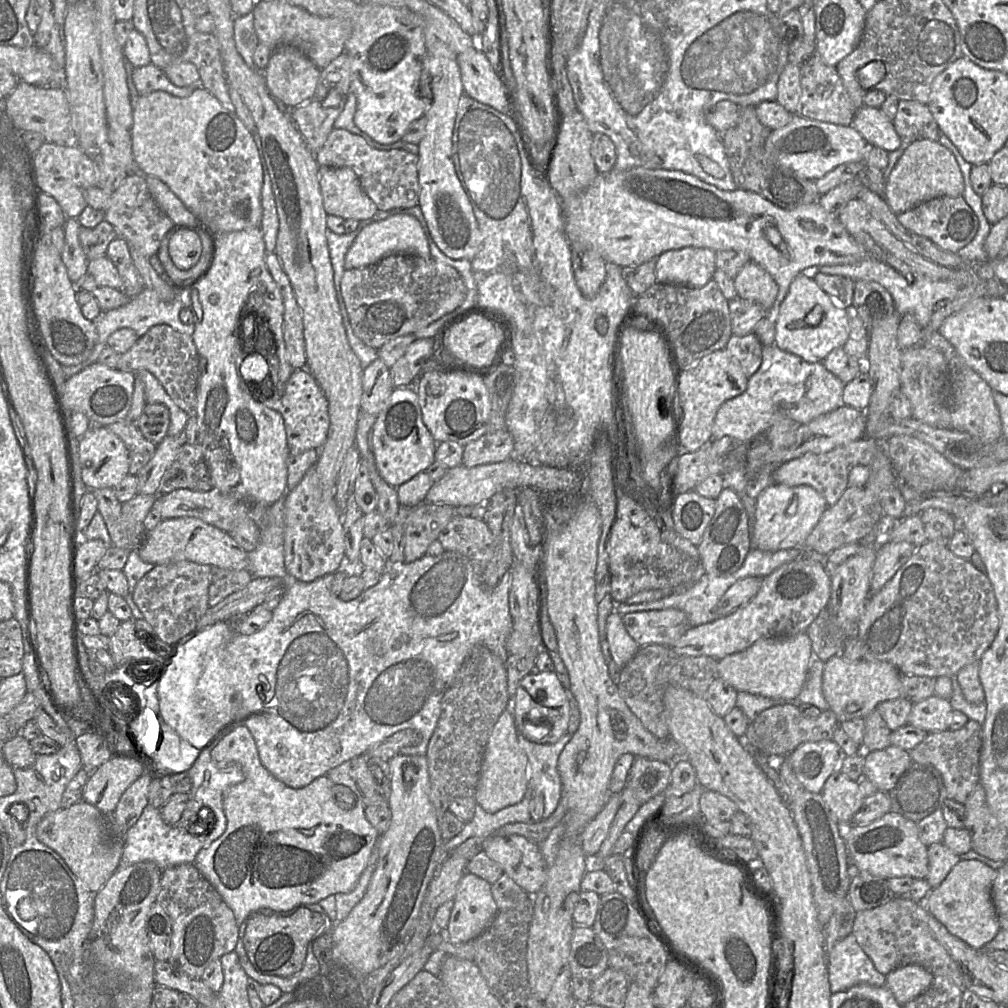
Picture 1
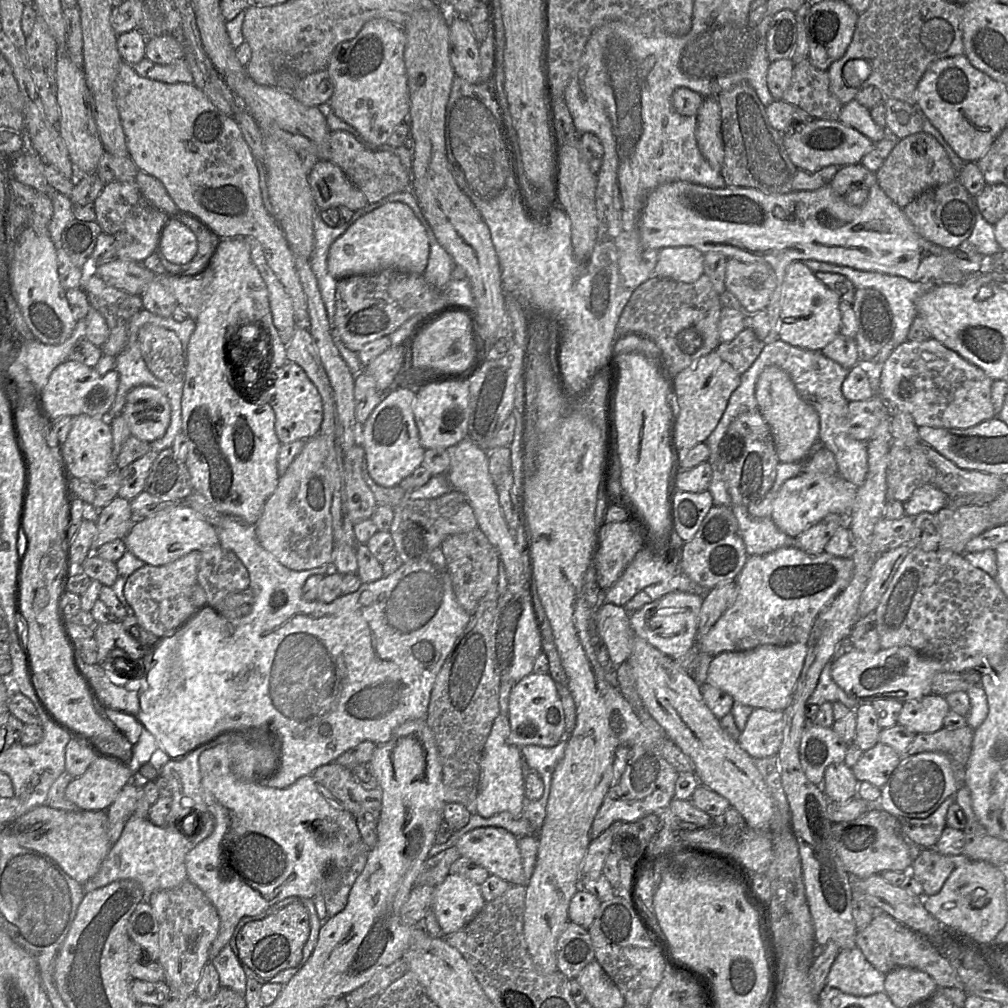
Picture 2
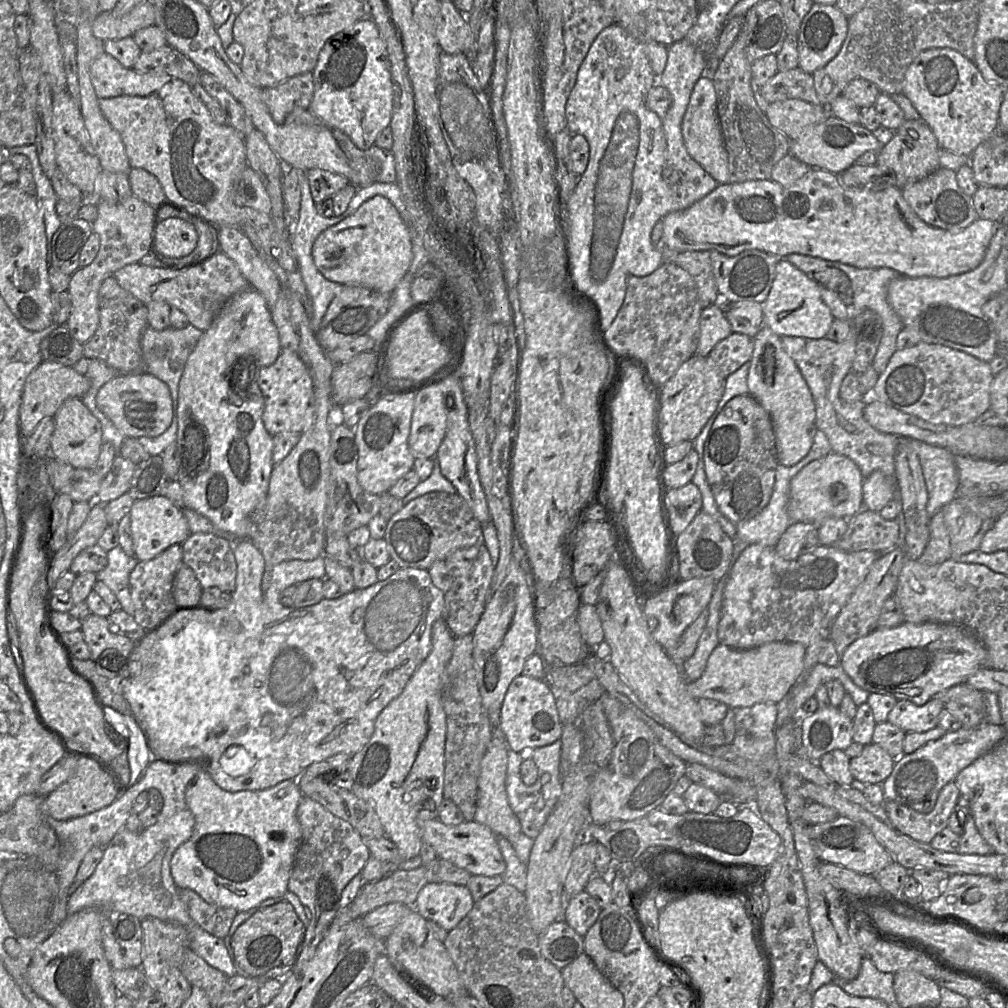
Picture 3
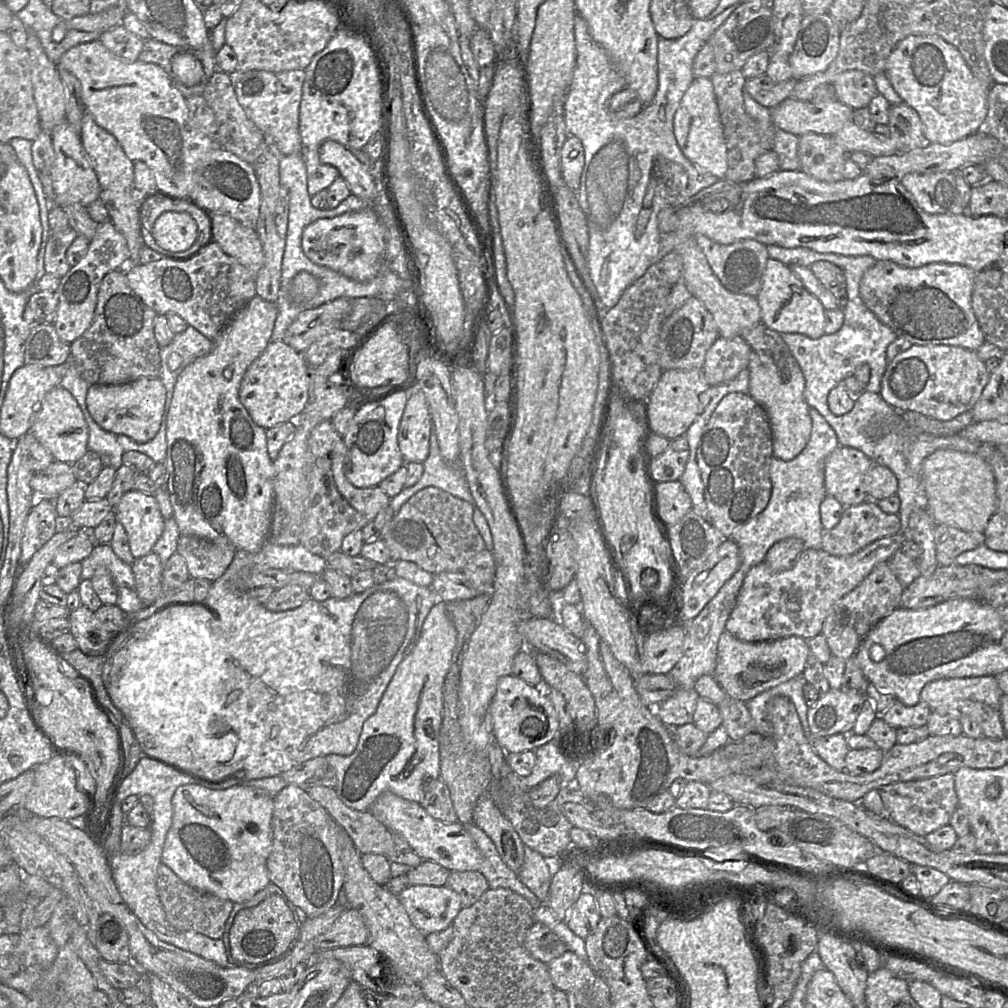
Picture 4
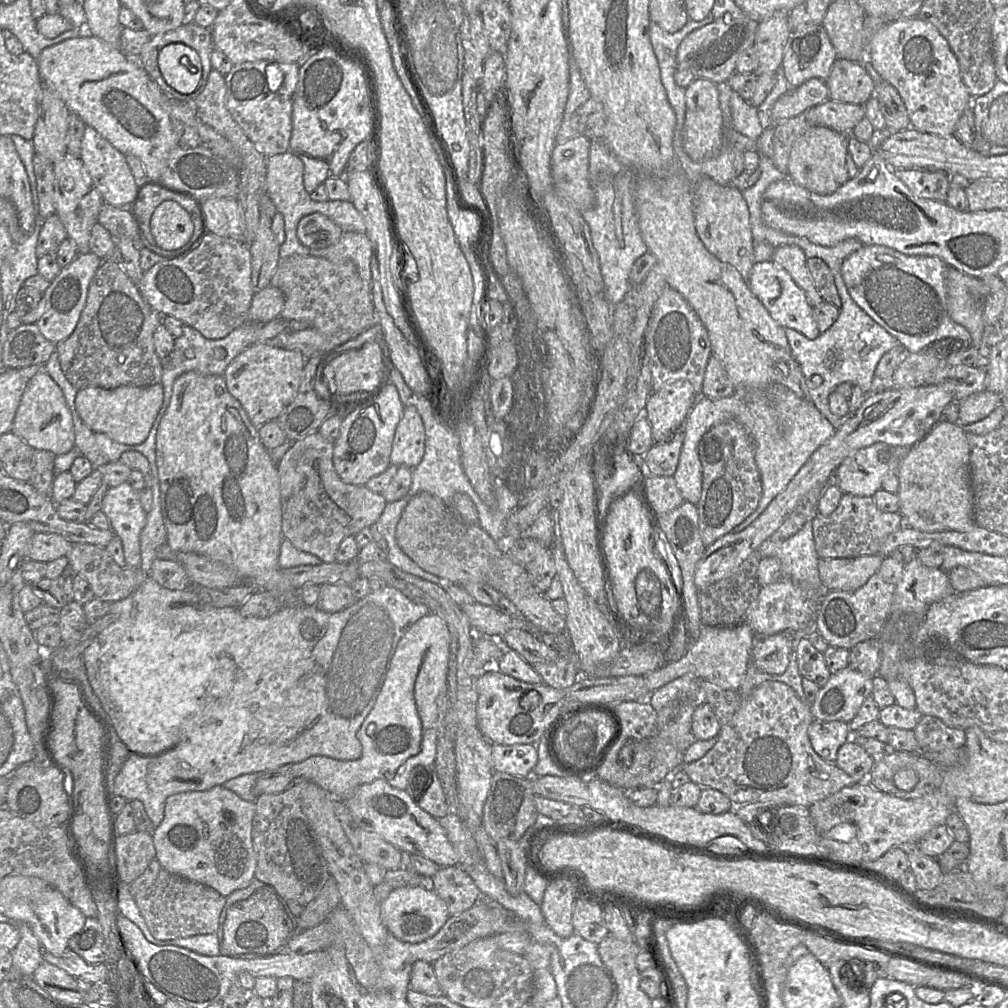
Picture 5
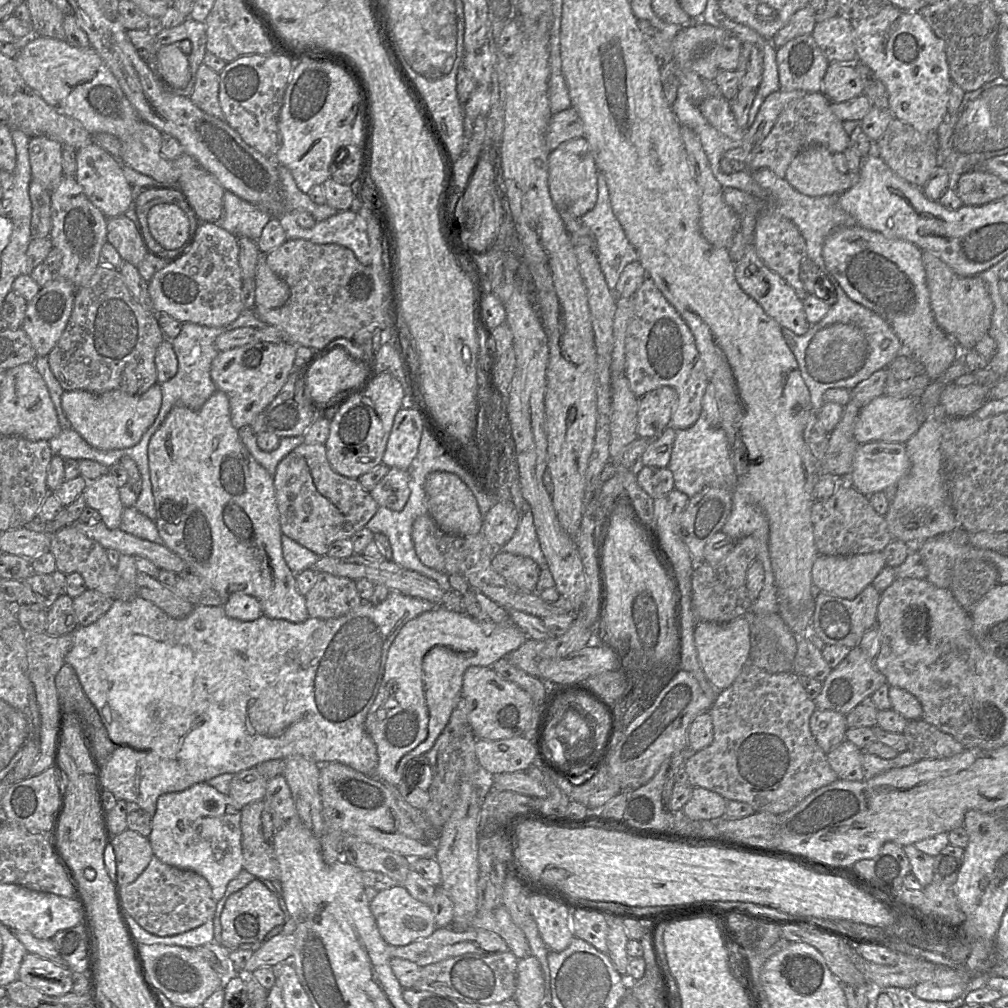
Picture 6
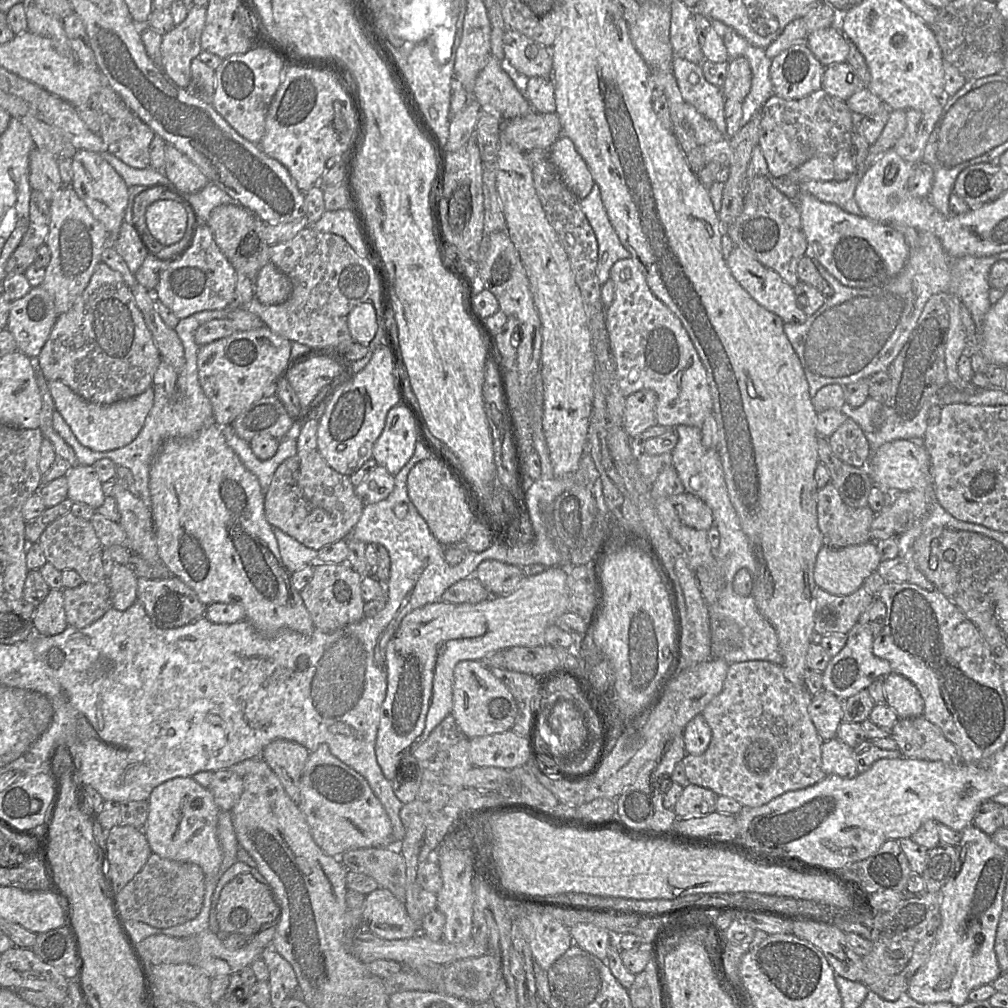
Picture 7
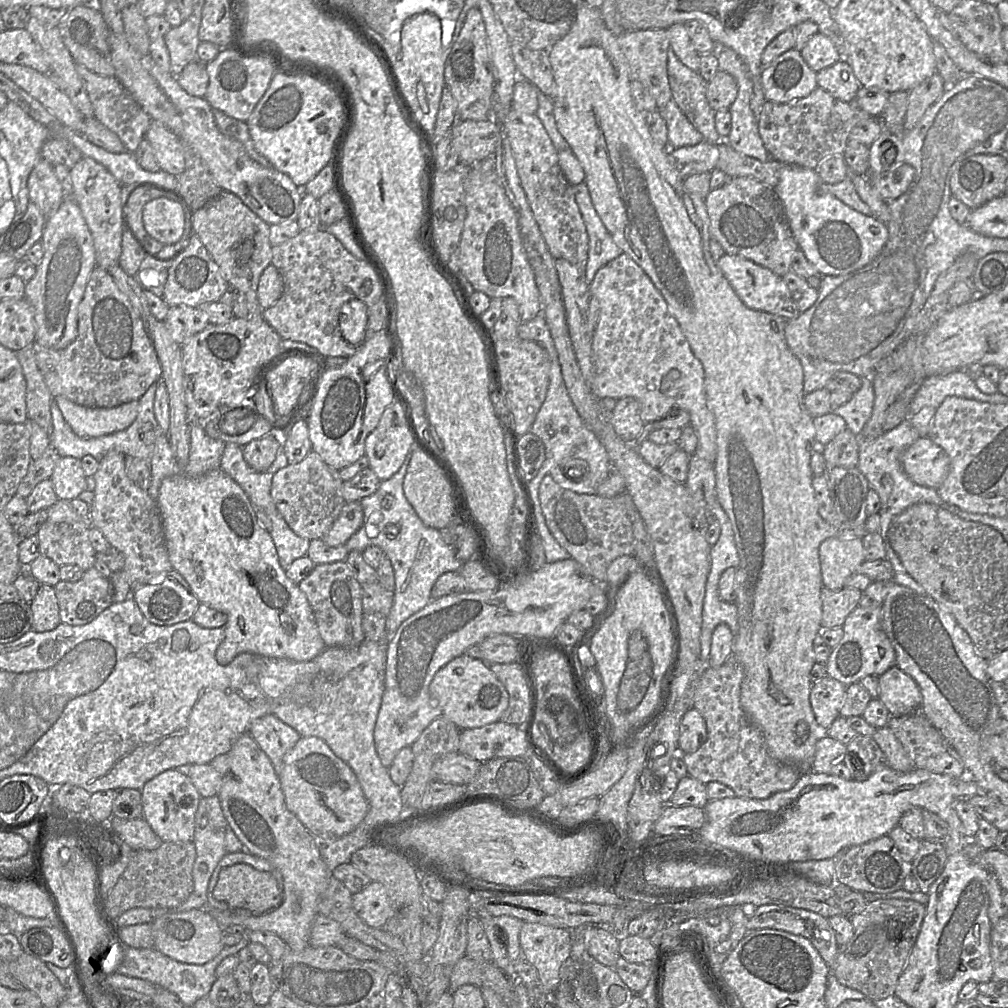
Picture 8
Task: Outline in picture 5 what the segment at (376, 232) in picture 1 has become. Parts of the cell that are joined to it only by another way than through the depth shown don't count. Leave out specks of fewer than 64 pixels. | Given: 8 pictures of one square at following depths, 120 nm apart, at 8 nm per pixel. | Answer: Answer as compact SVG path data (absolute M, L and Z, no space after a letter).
M320 213L305 215L297 227L298 239L311 249L325 248L336 243L342 232L334 221Z

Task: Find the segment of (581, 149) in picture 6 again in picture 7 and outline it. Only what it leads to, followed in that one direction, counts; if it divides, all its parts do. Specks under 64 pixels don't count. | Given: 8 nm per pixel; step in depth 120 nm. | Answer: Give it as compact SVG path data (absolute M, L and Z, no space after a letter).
M561 135L548 150L548 157L564 184L578 199L590 193L594 184L593 177L570 138Z

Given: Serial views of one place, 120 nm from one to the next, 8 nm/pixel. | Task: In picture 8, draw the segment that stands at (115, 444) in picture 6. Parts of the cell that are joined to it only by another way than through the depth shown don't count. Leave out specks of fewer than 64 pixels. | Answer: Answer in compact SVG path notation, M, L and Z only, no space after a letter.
M56 396L54 400L74 433L83 438L122 431L135 421L139 411L138 400L112 408L86 407L63 396Z

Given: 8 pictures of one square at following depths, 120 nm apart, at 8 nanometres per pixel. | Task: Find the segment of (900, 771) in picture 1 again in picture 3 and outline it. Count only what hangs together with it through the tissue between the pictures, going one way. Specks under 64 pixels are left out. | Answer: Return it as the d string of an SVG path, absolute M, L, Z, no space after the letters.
M871 743L849 762L855 784L882 784L892 772L895 758L878 744Z

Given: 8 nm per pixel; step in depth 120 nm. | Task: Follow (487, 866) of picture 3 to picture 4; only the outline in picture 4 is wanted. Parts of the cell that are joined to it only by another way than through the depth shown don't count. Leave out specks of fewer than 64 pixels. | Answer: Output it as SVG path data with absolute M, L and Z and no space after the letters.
M385 791L372 804L369 811L394 834L404 837L418 856L431 860L450 871L478 871L482 855L475 842L460 822L446 823L433 818L420 803L405 800Z

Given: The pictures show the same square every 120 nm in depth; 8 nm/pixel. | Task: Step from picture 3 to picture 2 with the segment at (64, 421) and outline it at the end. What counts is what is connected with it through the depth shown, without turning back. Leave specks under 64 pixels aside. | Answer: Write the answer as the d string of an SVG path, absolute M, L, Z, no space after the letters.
M80 414L72 417L72 426L64 443L59 442L61 455L72 476L96 482L116 468L112 452L112 433L108 419Z

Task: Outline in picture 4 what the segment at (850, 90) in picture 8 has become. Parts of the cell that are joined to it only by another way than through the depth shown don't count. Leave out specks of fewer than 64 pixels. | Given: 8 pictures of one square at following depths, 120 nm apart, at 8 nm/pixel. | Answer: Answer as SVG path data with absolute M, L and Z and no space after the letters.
M847 70L836 75L832 85L836 100L853 110L868 107L878 94L874 78L860 70Z

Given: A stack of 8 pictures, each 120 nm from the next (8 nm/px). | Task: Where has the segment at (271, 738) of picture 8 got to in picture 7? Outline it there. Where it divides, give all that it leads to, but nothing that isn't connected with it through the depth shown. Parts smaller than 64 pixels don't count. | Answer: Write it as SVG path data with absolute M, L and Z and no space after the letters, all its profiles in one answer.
M277 739L269 743L260 756L282 783L289 797L298 804L300 783L310 752L299 743Z

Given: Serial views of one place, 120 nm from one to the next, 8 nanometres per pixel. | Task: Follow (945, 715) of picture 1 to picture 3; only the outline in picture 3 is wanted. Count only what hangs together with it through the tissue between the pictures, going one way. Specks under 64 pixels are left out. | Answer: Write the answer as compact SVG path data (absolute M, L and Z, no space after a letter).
M937 697L922 706L907 699L898 699L887 721L905 732L925 732L937 726L939 714L944 707L945 704Z

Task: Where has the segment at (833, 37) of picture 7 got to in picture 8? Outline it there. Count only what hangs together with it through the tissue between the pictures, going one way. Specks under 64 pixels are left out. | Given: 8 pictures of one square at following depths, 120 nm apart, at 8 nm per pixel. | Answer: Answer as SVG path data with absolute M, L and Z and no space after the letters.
M821 33L814 34L800 53L815 72L832 66L842 59L837 46L829 37Z

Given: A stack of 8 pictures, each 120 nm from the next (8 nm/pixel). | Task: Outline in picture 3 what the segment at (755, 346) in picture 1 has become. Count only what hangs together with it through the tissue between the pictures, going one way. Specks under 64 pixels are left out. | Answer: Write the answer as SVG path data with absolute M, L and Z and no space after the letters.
M737 332L718 342L707 356L724 378L750 361L754 350L754 338Z

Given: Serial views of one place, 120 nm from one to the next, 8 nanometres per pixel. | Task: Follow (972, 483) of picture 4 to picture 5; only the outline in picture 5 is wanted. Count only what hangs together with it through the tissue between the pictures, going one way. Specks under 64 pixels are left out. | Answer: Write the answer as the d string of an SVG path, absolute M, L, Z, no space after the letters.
M939 420L900 463L898 512L905 526L923 532L969 532L977 526L973 516L970 446L962 427L959 423Z

